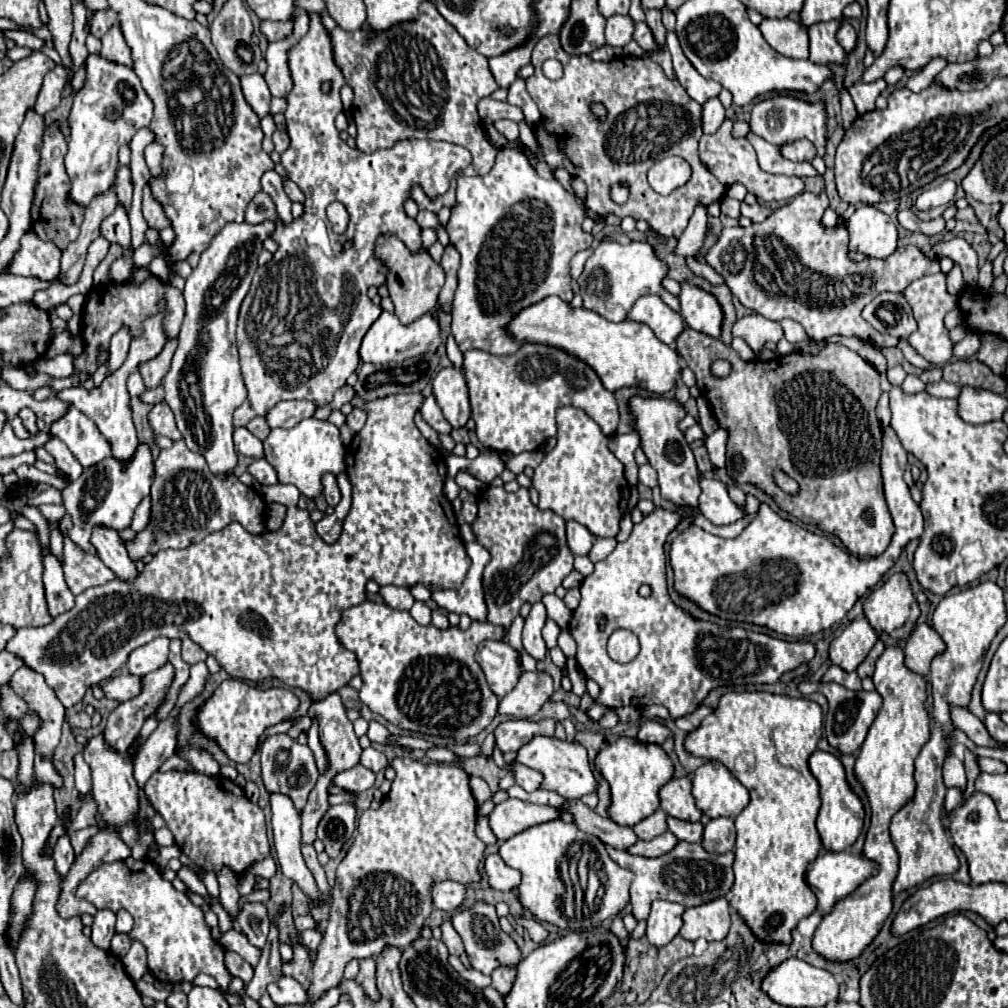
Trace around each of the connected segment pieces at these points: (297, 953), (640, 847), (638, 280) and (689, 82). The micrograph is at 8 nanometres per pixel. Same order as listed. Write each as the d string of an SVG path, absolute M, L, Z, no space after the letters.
M294 942L292 950L294 950L294 958L290 962L286 962L286 960L282 962L282 974L284 976L292 976L300 984L304 984L306 978L308 978L310 968L312 968L310 952L308 952L308 948L302 942Z
M664 832L652 840L638 840L636 844L632 844L628 848L630 854L638 854L638 856L648 856L648 858L654 858L654 856L662 856L666 852L670 852L676 844L676 836L672 832Z
M612 240L600 242L600 246L586 262L582 276L578 278L584 308L598 312L610 322L620 322L626 320L628 310L640 296L658 294L674 312L680 312L680 300L662 286L662 280L668 276L668 270L668 264L658 258L656 250L648 242L630 242L626 246Z
M674 32L666 34L666 48L672 54L672 62L674 62L678 82L686 88L690 98L694 98L698 104L704 104L704 100L720 94L722 86L718 82L700 76L696 72L696 68L692 68L692 64L688 64L688 58L684 56L684 52L680 52L680 42L676 40Z

